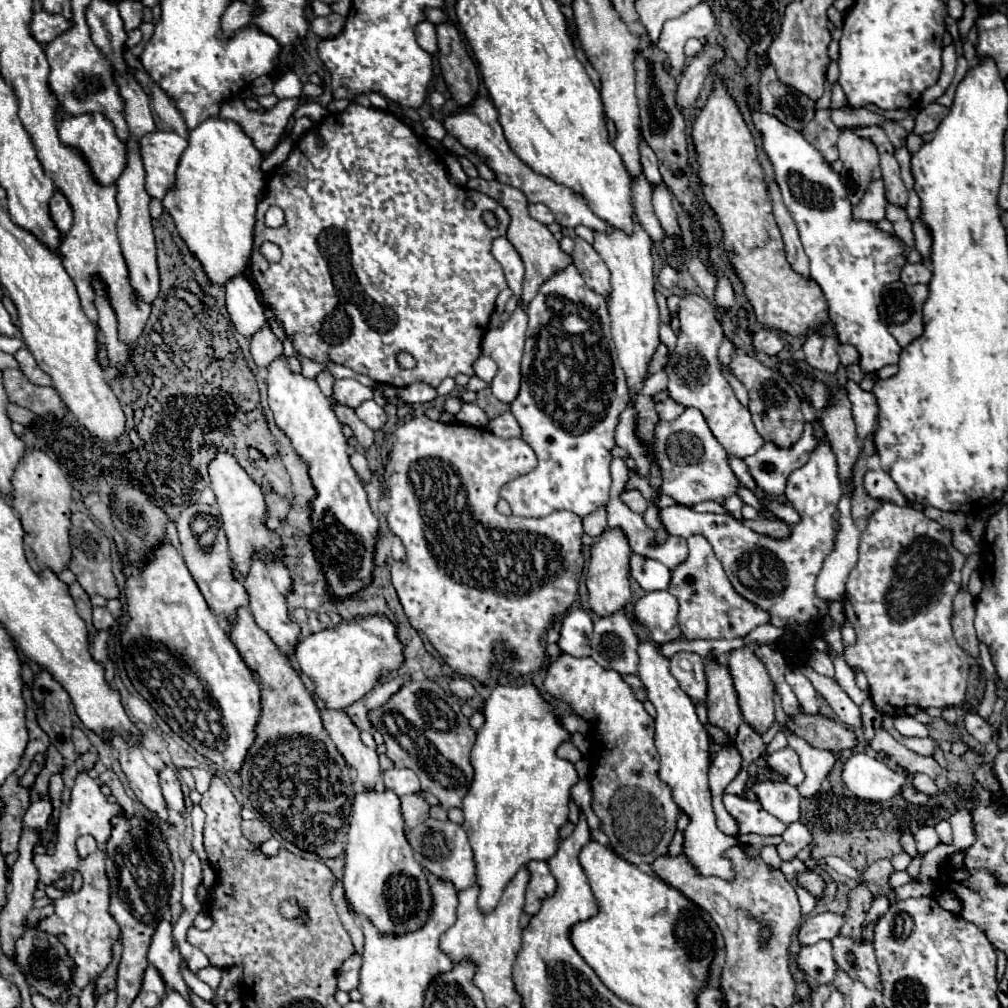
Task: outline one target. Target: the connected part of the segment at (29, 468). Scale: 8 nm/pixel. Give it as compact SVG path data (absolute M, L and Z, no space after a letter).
M26 450L20 458L14 476L12 476L12 492L8 494L8 504L20 514L22 526L26 530L24 546L28 562L34 570L50 568L56 574L68 568L72 550L70 550L70 508L72 508L72 486L58 466L56 460L52 460L42 450Z

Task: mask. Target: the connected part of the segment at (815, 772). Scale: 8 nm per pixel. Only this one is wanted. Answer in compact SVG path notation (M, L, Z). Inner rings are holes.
M786 728L788 734L788 746L796 750L796 754L800 756L800 766L802 772L806 774L806 780L798 786L798 792L802 798L814 798L824 782L824 778L830 774L832 766L836 764L838 756L830 750L814 750L812 746L806 746L806 742L802 742L800 738L794 738L794 734L790 734L790 730Z

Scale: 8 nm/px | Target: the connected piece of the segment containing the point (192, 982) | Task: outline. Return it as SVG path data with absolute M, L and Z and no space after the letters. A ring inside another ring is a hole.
M182 960L180 962L180 970L182 970L182 978L184 978L184 982L200 996L200 998L204 998L204 1000L212 1000L214 998L214 992L212 992L212 988L208 986L208 984L204 984L204 982L200 982L194 974L192 974L192 970L188 968L188 964Z

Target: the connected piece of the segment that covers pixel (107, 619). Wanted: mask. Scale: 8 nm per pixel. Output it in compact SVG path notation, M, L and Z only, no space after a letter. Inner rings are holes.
M94 608L94 628L96 630L106 630L112 624L114 624L114 618L106 608Z

